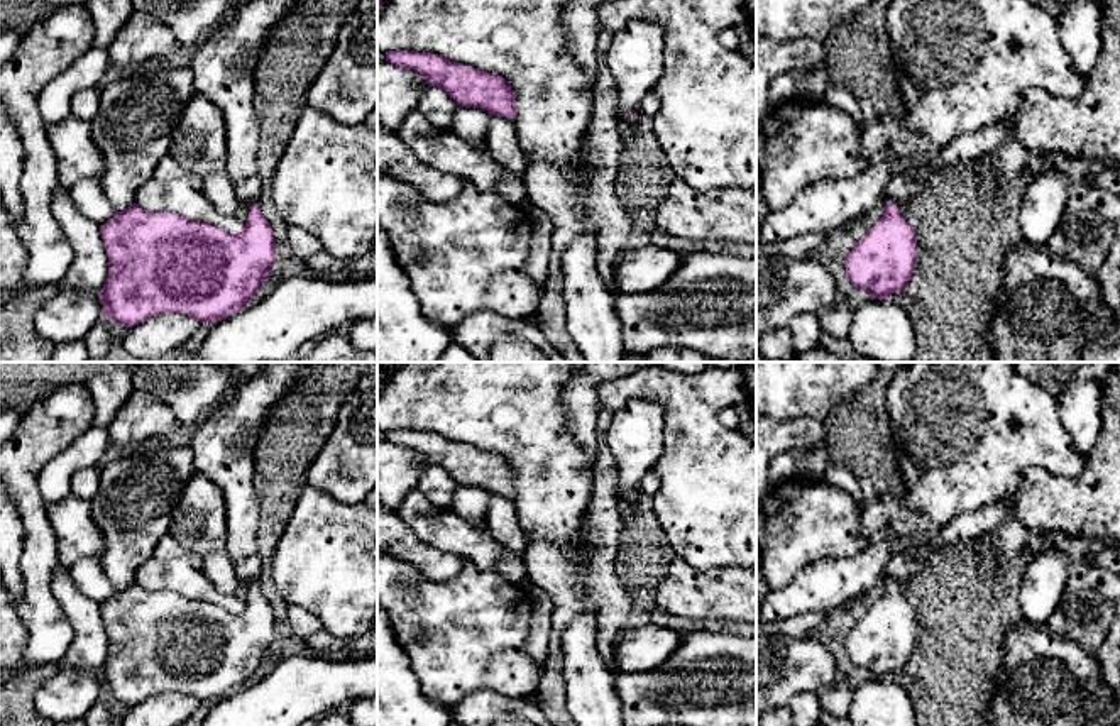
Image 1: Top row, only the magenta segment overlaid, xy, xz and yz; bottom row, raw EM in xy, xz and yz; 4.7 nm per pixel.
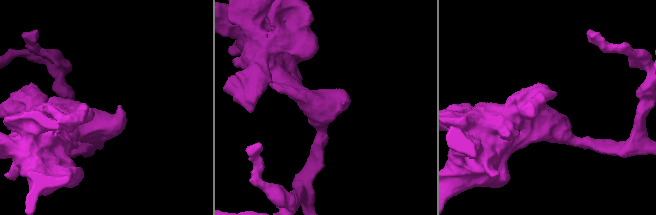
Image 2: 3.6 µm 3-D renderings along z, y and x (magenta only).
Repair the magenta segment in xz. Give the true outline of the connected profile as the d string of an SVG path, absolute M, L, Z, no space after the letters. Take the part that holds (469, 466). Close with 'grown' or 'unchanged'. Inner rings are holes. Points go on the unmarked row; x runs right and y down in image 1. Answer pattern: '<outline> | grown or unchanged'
M389 430L386 440L418 450L430 465L445 469L460 486L477 486L489 494L516 499L514 472L511 464L499 454L418 430Z | unchanged

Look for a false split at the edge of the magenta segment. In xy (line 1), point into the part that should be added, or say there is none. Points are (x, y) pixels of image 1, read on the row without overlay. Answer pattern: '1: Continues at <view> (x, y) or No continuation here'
1: No continuation here

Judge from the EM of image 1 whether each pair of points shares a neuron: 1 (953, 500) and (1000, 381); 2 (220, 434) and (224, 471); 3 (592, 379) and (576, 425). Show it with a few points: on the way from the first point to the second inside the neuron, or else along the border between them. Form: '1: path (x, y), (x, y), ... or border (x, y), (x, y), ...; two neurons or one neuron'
1: path (961, 471), (985, 442), (987, 428), (999, 410); one neuron
2: path (220, 442), (220, 462); one neuron
3: path (581, 391), (581, 413); one neuron

